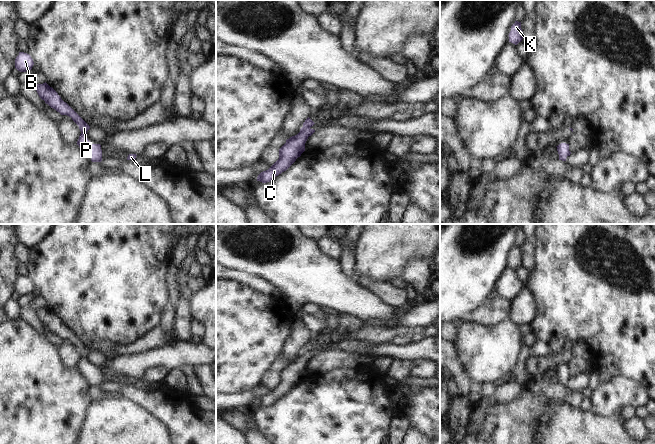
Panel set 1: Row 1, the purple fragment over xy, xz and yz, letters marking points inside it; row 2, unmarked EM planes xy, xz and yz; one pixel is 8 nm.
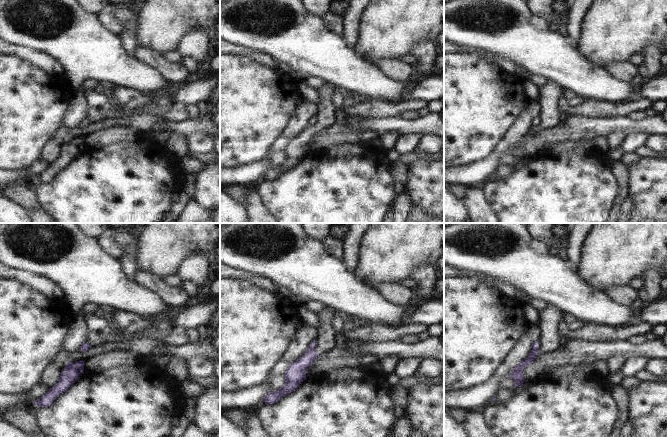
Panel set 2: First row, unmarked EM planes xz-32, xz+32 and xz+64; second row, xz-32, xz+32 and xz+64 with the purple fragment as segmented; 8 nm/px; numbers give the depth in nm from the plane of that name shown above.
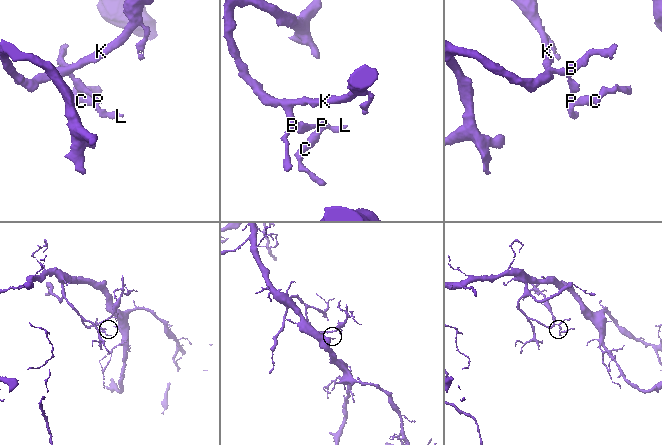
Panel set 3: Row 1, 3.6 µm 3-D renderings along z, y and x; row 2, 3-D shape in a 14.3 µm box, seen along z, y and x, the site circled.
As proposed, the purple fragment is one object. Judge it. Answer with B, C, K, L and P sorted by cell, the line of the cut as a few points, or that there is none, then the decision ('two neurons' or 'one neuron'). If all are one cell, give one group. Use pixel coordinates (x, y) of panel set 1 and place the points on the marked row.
B K L P / C | xz (303, 126), (309, 127) | two neurons

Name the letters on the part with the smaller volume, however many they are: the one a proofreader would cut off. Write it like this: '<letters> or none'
C

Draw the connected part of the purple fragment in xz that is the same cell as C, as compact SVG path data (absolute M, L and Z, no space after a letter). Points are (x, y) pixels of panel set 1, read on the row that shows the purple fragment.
M302 127L297 135L287 139L286 143L279 149L279 159L268 170L261 172L257 181L270 182L286 171L305 151L305 143L314 132L315 130L310 127Z

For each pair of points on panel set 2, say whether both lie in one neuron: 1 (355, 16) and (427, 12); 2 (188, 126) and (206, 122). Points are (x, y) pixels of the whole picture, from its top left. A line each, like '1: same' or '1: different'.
1: different
2: same

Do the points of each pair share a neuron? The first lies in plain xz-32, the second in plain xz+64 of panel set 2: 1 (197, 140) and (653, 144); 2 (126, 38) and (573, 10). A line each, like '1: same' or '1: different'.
1: same
2: same

